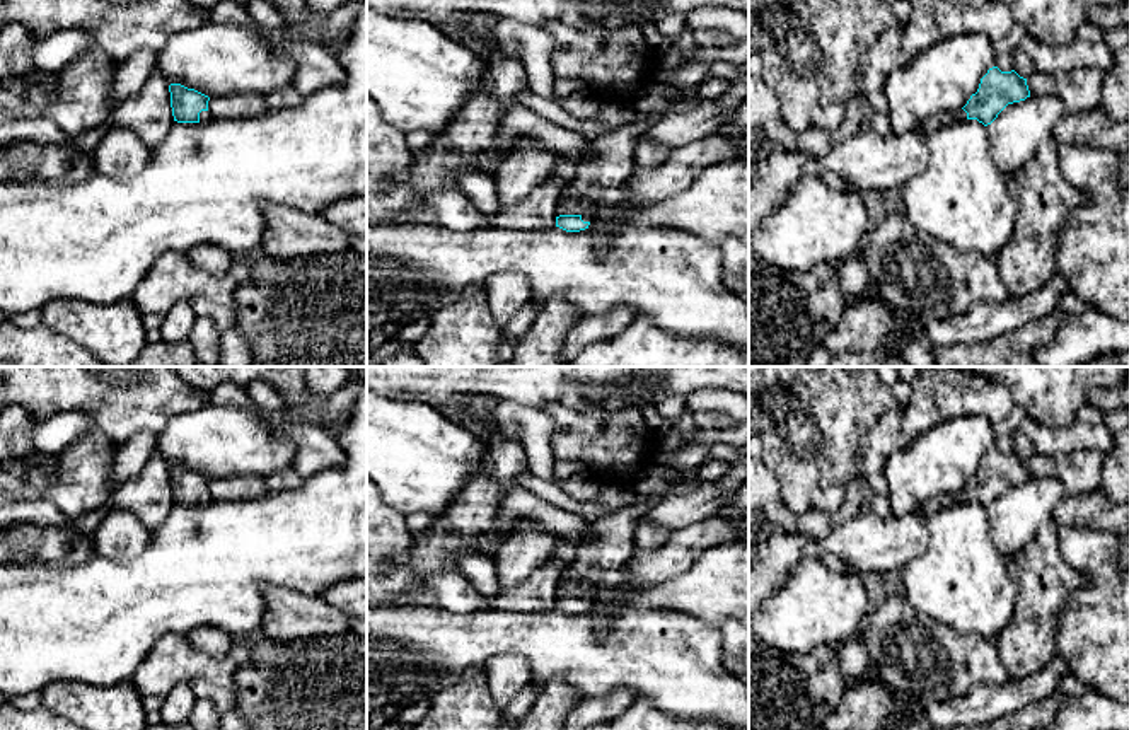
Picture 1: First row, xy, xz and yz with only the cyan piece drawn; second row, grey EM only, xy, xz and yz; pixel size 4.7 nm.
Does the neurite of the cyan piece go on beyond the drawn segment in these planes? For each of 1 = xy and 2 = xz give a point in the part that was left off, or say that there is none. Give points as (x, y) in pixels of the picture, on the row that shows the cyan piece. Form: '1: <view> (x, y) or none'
1: xy (205, 116)
2: xz (613, 162)

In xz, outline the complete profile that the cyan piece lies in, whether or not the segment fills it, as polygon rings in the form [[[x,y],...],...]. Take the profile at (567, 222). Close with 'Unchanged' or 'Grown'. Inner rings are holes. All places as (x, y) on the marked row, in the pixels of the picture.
[[[658,111],[648,116],[638,114],[628,123],[593,140],[593,155],[576,165],[576,174],[568,181],[571,193],[582,201],[582,215],[559,215],[556,227],[566,232],[580,232],[590,225],[592,196],[597,189],[624,186],[638,169],[634,162],[636,145],[645,133],[663,116]]]. Grown

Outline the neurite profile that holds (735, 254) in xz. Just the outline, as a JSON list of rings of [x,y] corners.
[[[725,237],[718,247],[723,256],[723,283],[749,305],[749,246],[737,237]]]

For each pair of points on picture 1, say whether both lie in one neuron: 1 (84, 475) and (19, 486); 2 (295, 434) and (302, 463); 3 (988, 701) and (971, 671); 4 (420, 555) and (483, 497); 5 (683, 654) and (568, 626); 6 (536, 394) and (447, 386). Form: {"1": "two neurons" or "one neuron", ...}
{"1": "one neuron", "2": "one neuron", "3": "two neurons", "4": "one neuron", "5": "one neuron", "6": "one neuron"}

